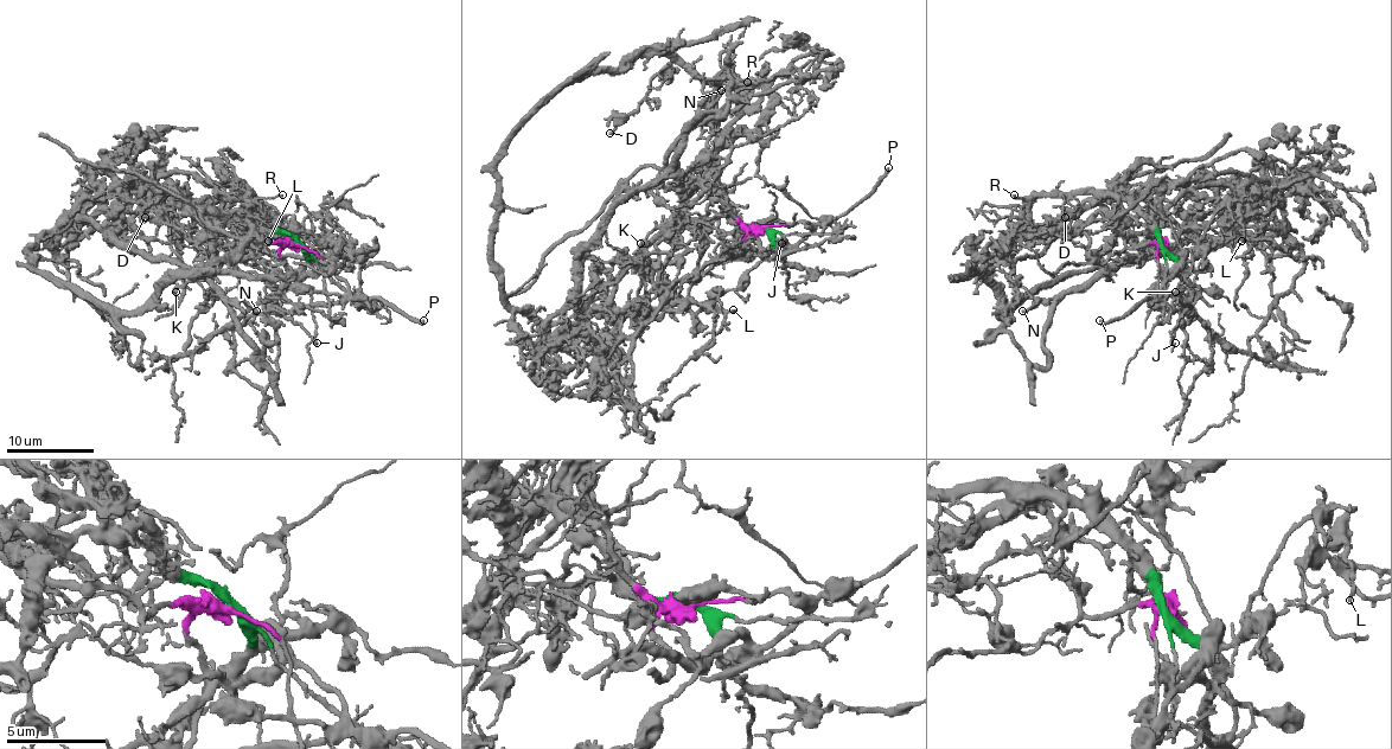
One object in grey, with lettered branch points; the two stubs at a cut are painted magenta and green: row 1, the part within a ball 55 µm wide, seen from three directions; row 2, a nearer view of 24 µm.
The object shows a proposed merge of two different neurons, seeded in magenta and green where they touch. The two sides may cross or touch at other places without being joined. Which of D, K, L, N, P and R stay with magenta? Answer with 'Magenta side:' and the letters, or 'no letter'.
Magenta side: K, P

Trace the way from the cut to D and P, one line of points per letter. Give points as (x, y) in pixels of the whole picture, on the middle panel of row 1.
D: (762, 226), (747, 226), (719, 194), (713, 83), (703, 83), (671, 62), (651, 81), (647, 98), (610, 133)
P: (762, 226), (832, 223), (847, 213), (888, 168)

